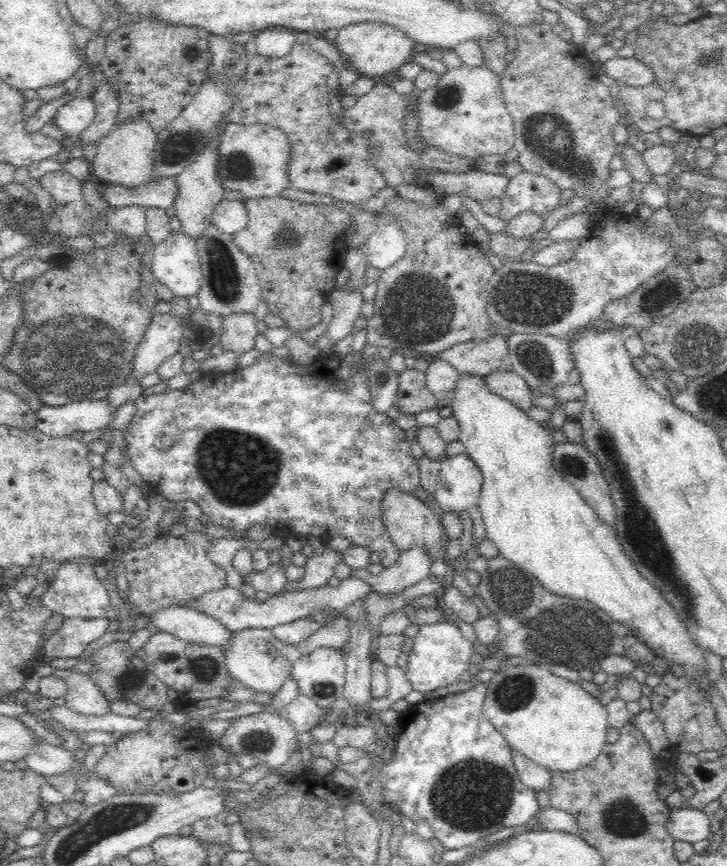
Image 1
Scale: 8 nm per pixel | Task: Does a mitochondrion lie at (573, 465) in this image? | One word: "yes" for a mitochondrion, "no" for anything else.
yes

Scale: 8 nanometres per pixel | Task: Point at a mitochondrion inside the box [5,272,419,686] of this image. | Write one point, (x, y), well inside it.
(92, 354)

